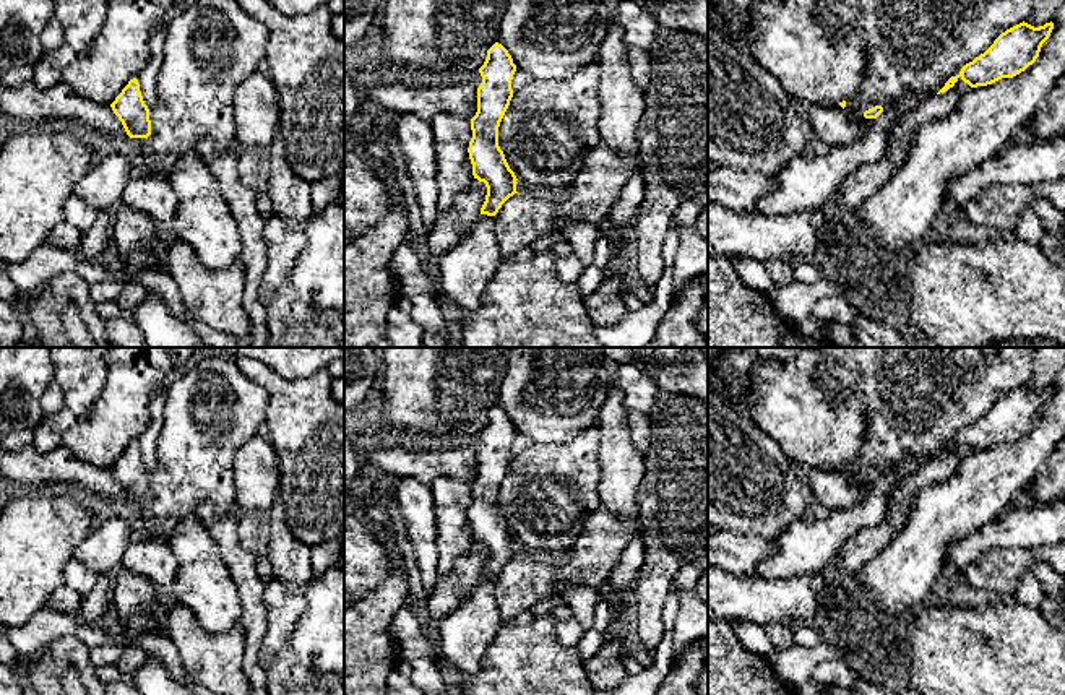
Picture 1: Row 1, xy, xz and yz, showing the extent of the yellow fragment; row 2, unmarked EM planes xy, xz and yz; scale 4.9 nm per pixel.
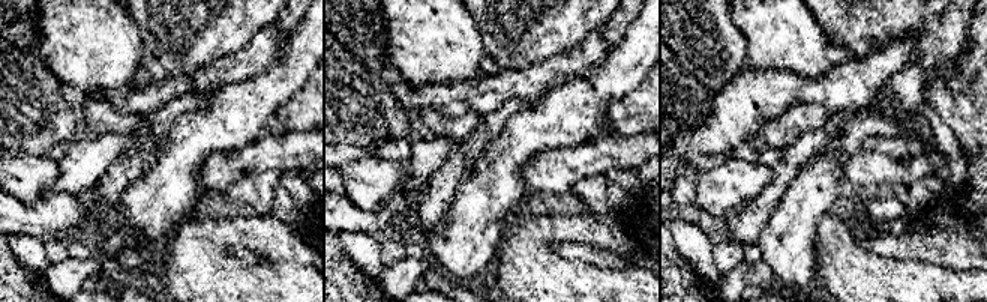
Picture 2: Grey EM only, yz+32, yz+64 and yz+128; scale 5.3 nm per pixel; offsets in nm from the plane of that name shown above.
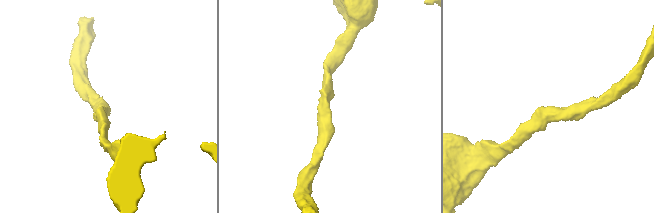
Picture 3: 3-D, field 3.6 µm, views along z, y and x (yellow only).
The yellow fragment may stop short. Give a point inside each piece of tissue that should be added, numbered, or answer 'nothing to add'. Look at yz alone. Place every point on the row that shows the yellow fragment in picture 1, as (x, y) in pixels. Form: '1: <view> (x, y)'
nothing to add

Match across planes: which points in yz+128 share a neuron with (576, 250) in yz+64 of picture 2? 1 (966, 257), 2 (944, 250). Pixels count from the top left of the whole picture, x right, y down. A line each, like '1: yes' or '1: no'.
1: yes
2: yes

